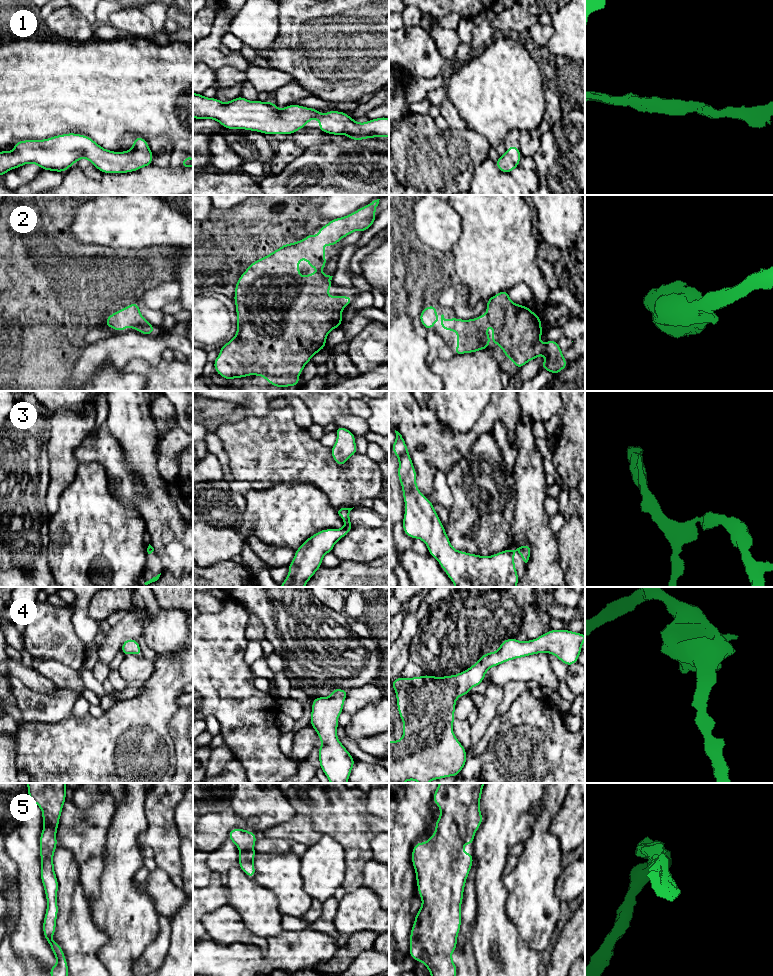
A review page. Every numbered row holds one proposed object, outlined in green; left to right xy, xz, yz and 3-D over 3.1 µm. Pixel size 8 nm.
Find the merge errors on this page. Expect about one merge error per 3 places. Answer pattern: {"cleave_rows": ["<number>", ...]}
{"cleave_rows": []}

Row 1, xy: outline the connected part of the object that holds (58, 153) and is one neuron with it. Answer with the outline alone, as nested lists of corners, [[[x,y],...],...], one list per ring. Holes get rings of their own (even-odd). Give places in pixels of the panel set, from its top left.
[[[66,133],[43,140],[23,140],[15,142],[13,151],[0,151],[0,176],[25,164],[34,163],[48,171],[65,172],[81,158],[89,160],[99,171],[105,173],[129,173],[142,167],[151,166],[154,154],[141,136],[134,138],[131,149],[124,152],[106,150],[88,136]]]

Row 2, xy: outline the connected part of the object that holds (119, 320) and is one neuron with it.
[[[138,302],[128,305],[125,309],[107,316],[105,325],[122,332],[128,326],[145,335],[152,335],[155,326],[146,321],[139,310]]]

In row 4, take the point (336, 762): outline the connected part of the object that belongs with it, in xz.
[[[333,689],[329,697],[317,697],[313,699],[310,726],[312,726],[322,746],[318,748],[320,768],[323,770],[330,783],[348,783],[348,778],[355,764],[348,750],[339,741],[336,734],[339,726],[338,716],[343,712],[344,701],[348,691],[344,689]]]

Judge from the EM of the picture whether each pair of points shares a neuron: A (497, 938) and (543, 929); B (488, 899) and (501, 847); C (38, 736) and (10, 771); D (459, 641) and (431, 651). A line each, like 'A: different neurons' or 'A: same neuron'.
A: different neurons
B: same neuron
C: different neurons
D: same neuron

